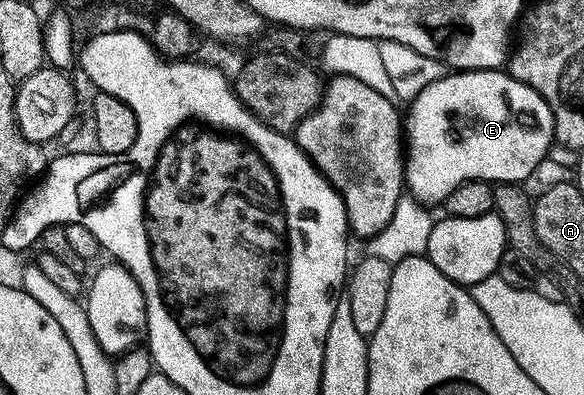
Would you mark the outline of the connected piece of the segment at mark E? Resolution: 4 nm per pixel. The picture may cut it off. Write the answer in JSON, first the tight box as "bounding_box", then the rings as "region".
{"bounding_box":[406,69,554,205],"region":[[[496,69],[492,79],[480,87],[480,71],[476,83],[441,83],[426,85],[418,97],[411,100],[412,116],[406,119],[406,187],[411,198],[421,205],[443,204],[454,189],[472,179],[498,183],[523,184],[536,171],[540,162],[548,158],[548,149],[554,143],[554,121],[550,105],[529,83],[513,79]]]}

